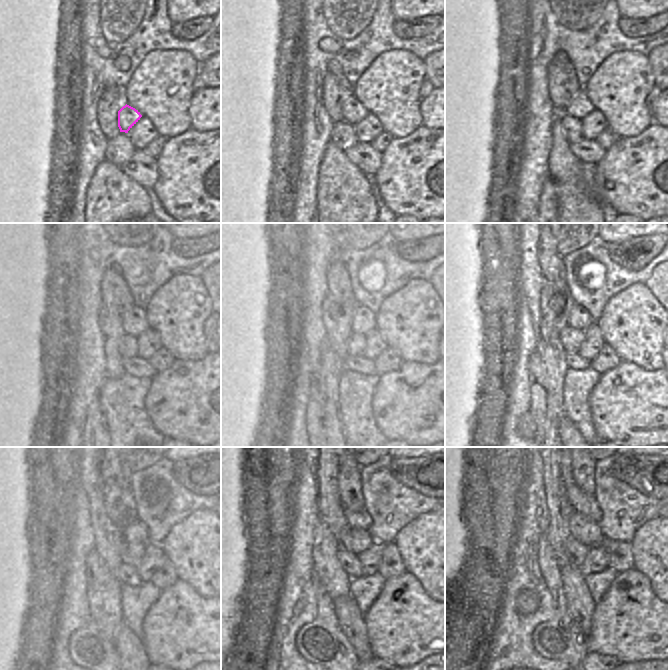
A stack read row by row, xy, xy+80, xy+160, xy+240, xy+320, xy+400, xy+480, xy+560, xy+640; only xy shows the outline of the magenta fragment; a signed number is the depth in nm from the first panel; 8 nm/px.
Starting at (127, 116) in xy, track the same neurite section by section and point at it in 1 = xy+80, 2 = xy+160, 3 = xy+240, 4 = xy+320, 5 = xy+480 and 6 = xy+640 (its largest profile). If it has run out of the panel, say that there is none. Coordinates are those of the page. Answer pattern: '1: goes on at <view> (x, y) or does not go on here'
1: goes on at xy+80 (353, 112)
2: goes on at xy+160 (580, 106)
3: goes on at xy+240 (134, 323)
4: goes on at xy+320 (363, 320)
5: goes on at xy+480 (137, 531)
6: goes on at xy+640 (586, 504)

